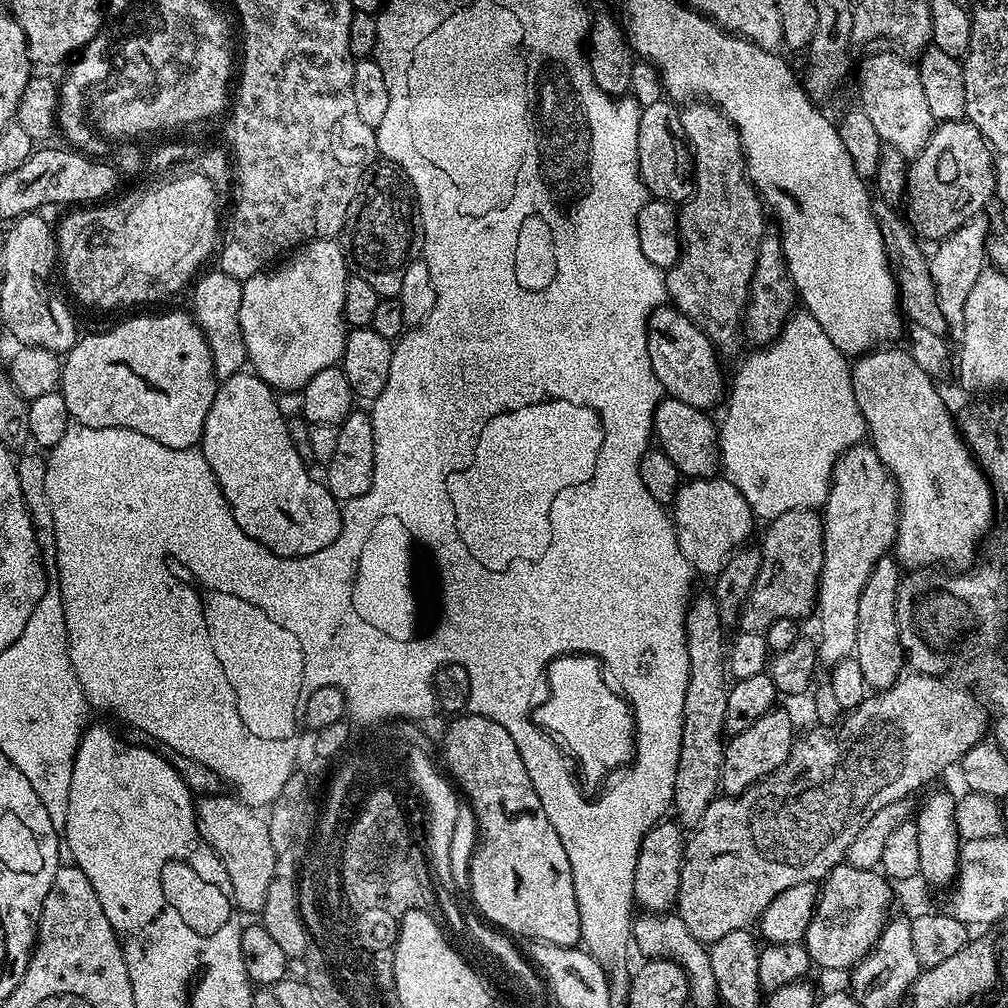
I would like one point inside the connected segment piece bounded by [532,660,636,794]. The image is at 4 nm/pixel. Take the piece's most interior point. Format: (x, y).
(579, 712)

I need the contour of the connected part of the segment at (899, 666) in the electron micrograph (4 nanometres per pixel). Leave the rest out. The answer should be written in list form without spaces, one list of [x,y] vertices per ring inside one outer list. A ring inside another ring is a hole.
[[[895,555],[882,557],[870,572],[862,598],[858,598],[858,642],[854,658],[862,666],[869,689],[887,690],[900,679],[906,668],[902,642],[898,634],[898,586],[902,565]]]

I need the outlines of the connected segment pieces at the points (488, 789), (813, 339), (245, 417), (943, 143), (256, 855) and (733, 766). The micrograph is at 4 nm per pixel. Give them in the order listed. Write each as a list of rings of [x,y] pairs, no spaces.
[[[460,714],[453,720],[456,721],[444,732],[445,765],[443,764],[443,767],[450,773],[451,779],[458,785],[464,800],[468,802],[476,816],[478,843],[472,855],[471,868],[468,871],[466,880],[468,884],[472,883],[472,900],[476,903],[477,910],[481,912],[479,915],[488,924],[516,938],[538,940],[541,944],[558,944],[563,948],[579,945],[581,943],[580,915],[578,914],[578,898],[574,894],[574,878],[570,870],[569,851],[558,838],[558,834],[554,834],[554,826],[550,826],[550,822],[546,818],[546,810],[542,810],[542,802],[538,802],[538,794],[534,790],[534,782],[530,782],[530,774],[526,774],[526,766],[522,763],[522,754],[518,754],[518,746],[514,746],[514,738],[510,738],[510,734],[506,734],[506,730],[502,730],[502,726],[498,726],[498,722],[494,722],[485,716]]]
[[[806,310],[797,311],[788,317],[784,324],[783,330],[779,333],[771,344],[755,349],[754,354],[750,355],[739,368],[736,381],[731,381],[728,394],[728,410],[726,416],[720,424],[720,449],[721,449],[721,471],[723,477],[730,481],[732,485],[737,486],[743,497],[746,498],[748,504],[755,517],[762,517],[762,520],[769,521],[774,517],[780,517],[790,510],[809,509],[814,510],[821,507],[828,498],[829,486],[833,474],[833,468],[838,458],[848,448],[861,443],[867,428],[865,420],[862,418],[862,412],[858,407],[857,398],[854,396],[851,363],[843,352],[838,350],[834,342],[830,338],[826,338],[826,330],[822,330],[822,326],[813,318]]]
[[[251,370],[235,372],[230,378],[219,381],[216,393],[206,414],[206,426],[199,447],[210,470],[214,470],[218,486],[234,514],[234,522],[250,538],[266,546],[279,556],[309,556],[326,550],[340,533],[341,505],[328,492],[327,483],[315,480],[308,473],[309,465],[294,450],[286,416],[276,405],[277,393],[261,376]]]
[[[967,118],[937,123],[926,146],[908,166],[906,219],[921,241],[944,240],[958,226],[985,211],[996,191],[994,152],[984,141],[985,133]]]
[[[205,795],[196,805],[196,821],[202,838],[216,851],[216,857],[223,862],[228,877],[232,879],[236,907],[244,914],[260,914],[266,906],[270,882],[278,875],[278,853],[274,842],[270,842],[267,819],[263,815],[260,817],[261,813],[257,809],[249,808],[235,795],[224,795]]]
[[[773,710],[762,714],[750,730],[742,730],[742,734],[731,737],[724,745],[724,761],[720,775],[720,788],[723,795],[741,796],[752,784],[765,780],[790,754],[794,743],[792,736],[792,720],[781,710]]]

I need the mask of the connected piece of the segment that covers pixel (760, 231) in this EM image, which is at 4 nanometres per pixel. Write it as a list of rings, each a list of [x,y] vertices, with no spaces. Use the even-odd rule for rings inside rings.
[[[704,100],[684,107],[680,121],[694,161],[696,189],[678,212],[680,257],[666,272],[668,300],[694,321],[721,353],[736,352],[740,348],[736,339],[742,336],[744,309],[748,306],[748,288],[752,285],[760,241],[766,235],[766,205],[750,186],[741,138],[728,117]]]

